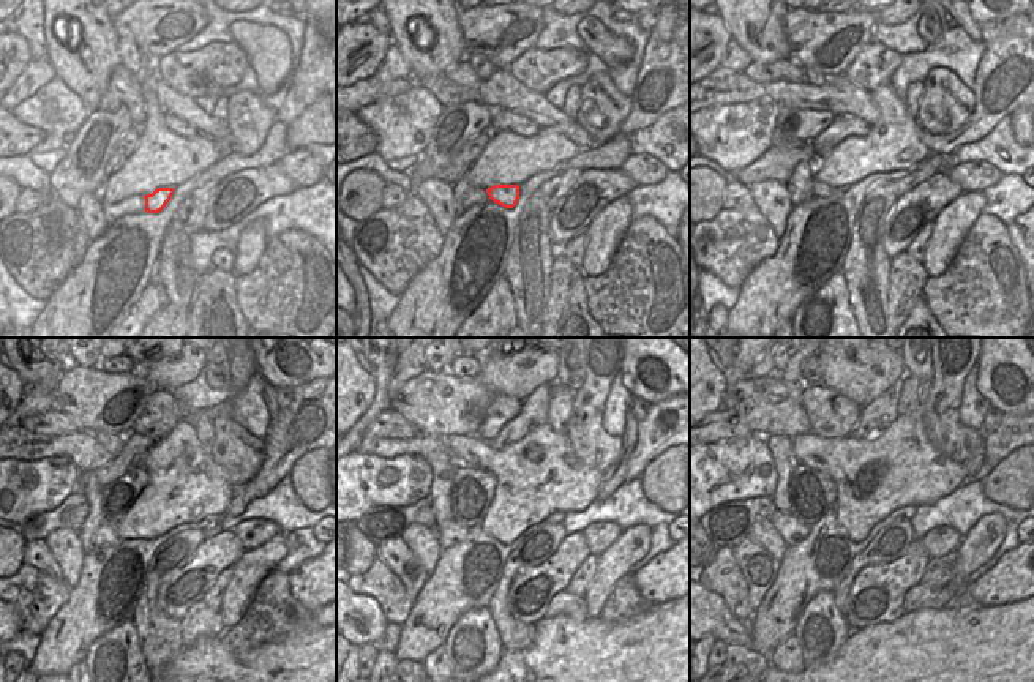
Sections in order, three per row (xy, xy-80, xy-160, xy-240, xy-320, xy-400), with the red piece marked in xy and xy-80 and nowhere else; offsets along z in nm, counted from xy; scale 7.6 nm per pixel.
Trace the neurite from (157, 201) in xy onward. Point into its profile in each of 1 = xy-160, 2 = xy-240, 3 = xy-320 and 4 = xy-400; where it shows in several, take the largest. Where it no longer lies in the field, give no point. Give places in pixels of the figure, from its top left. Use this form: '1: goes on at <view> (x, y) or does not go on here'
1: goes on at xy-160 (818, 188)
2: goes on at xy-240 (104, 535)
3: goes on at xy-320 (450, 532)
4: goes on at xy-400 (793, 532)

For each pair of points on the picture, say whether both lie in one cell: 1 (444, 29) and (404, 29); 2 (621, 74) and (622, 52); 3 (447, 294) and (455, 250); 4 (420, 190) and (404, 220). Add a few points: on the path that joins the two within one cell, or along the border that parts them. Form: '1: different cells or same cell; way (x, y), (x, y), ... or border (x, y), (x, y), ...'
1: same cell; way (434, 22), (414, 22)
2: different cells; border (589, 51), (608, 68), (619, 68), (633, 56)
3: same cell; way (449, 283), (455, 261)
4: different cells; border (411, 193), (423, 202), (438, 228)

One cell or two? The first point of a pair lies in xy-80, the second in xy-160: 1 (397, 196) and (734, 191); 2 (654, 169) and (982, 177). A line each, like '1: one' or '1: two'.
1: one
2: one

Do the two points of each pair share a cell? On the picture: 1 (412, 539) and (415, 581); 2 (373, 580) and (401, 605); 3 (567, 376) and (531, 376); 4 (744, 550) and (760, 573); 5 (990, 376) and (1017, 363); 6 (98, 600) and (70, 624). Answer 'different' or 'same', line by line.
1: different
2: same
3: different
4: same
5: same
6: same

